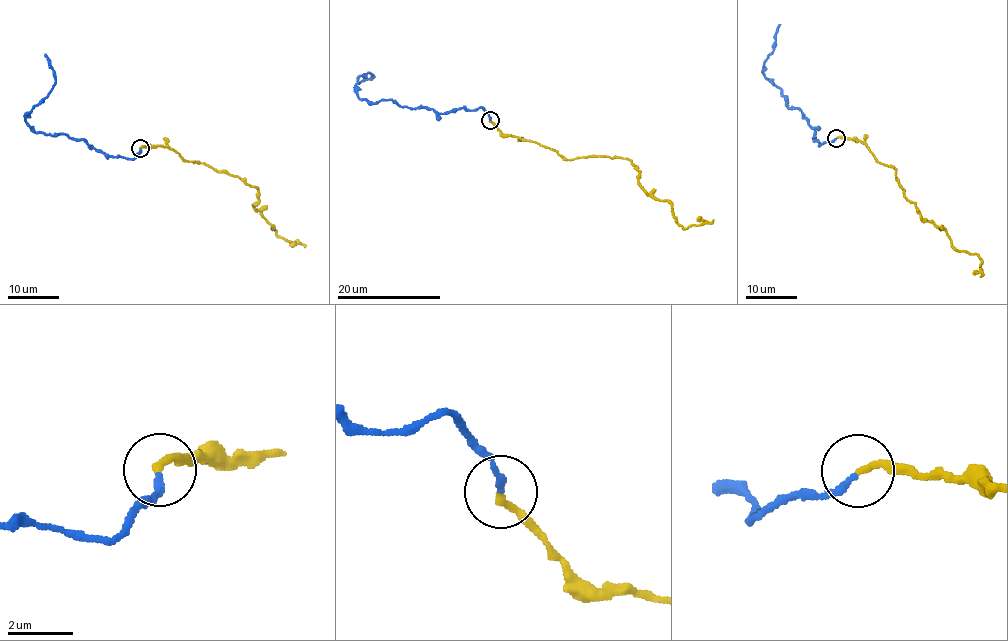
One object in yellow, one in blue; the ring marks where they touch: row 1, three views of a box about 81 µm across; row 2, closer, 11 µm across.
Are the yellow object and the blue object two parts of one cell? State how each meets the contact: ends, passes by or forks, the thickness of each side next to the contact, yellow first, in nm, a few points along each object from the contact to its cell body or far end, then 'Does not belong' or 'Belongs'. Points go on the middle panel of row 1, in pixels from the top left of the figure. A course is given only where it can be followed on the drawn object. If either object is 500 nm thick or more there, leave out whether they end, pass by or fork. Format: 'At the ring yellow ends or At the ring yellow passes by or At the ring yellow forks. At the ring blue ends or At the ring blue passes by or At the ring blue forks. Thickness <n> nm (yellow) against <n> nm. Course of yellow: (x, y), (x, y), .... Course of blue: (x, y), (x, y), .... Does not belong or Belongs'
At the ring yellow ends. At the ring blue ends. Thickness 220 nm (yellow) against 200 nm. Course of yellow: (490, 119), (503, 134), (567, 159), (628, 159), (639, 171), (638, 185), (671, 205), (683, 228), (713, 219). Course of blue: (490, 119), (481, 107), (438, 113), (369, 102), (356, 84), (373, 76), (358, 84). Belongs

